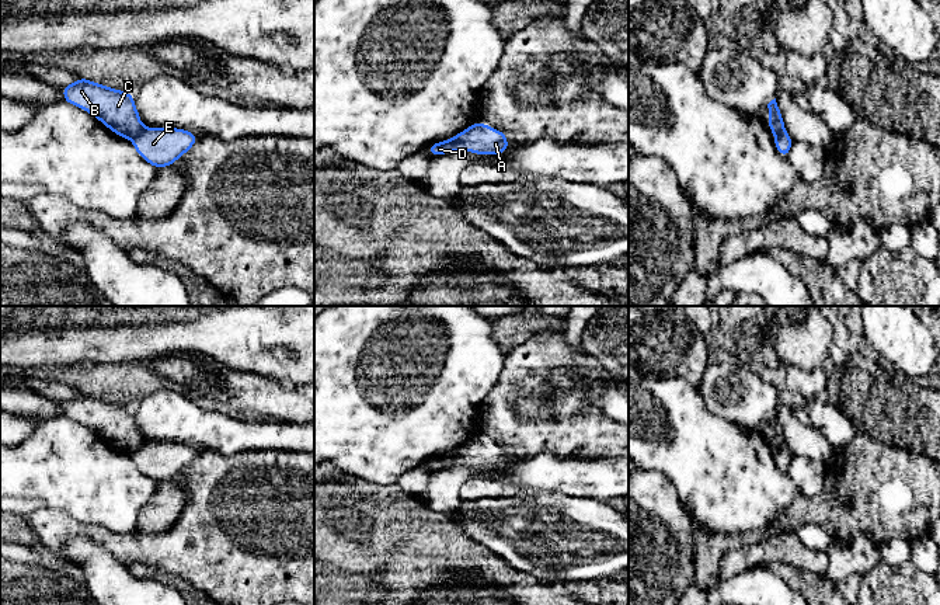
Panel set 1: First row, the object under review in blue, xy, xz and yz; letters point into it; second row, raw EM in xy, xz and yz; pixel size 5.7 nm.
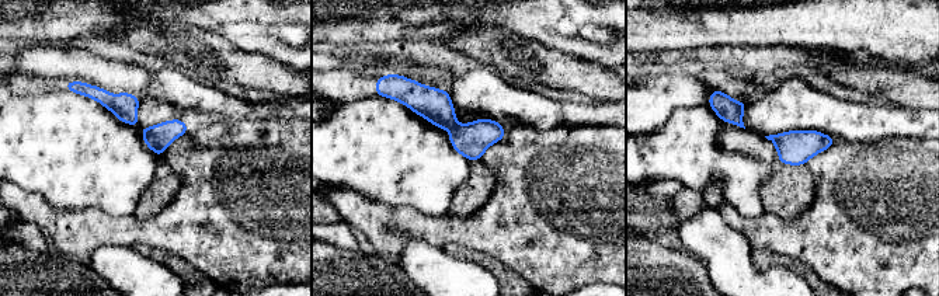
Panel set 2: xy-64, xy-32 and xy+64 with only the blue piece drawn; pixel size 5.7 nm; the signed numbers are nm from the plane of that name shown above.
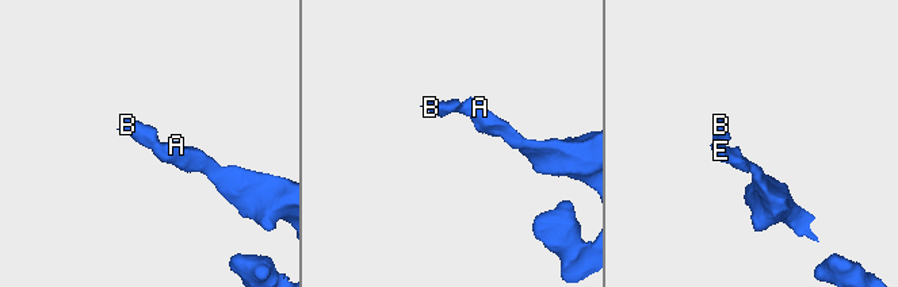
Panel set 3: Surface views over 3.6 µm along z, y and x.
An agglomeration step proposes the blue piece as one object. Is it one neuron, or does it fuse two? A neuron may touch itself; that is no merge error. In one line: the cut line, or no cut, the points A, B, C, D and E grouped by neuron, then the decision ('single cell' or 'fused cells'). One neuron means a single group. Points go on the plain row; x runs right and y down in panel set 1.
cut in xy along (145, 442), (132, 454); A E / B C D; fused cells

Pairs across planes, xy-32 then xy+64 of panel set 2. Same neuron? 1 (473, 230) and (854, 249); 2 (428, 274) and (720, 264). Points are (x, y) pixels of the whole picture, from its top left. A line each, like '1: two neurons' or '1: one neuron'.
1: one neuron
2: one neuron

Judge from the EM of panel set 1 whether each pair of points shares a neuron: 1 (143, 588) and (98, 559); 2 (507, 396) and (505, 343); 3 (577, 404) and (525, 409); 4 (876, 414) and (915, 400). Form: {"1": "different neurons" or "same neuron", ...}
{"1": "same neuron", "2": "different neurons", "3": "same neuron", "4": "same neuron"}

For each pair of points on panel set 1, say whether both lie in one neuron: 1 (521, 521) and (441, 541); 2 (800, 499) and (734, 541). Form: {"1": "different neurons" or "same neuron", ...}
{"1": "different neurons", "2": "same neuron"}

